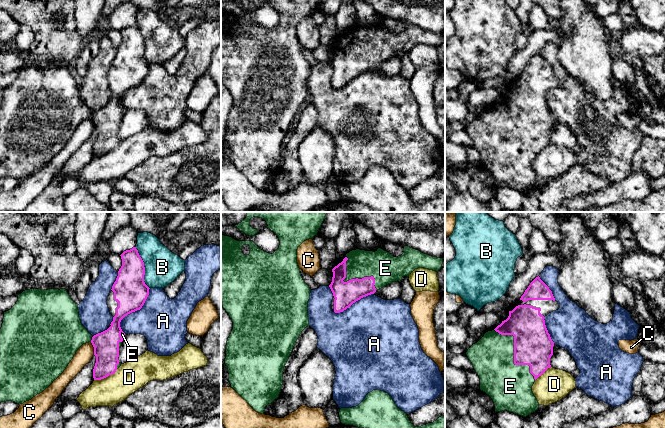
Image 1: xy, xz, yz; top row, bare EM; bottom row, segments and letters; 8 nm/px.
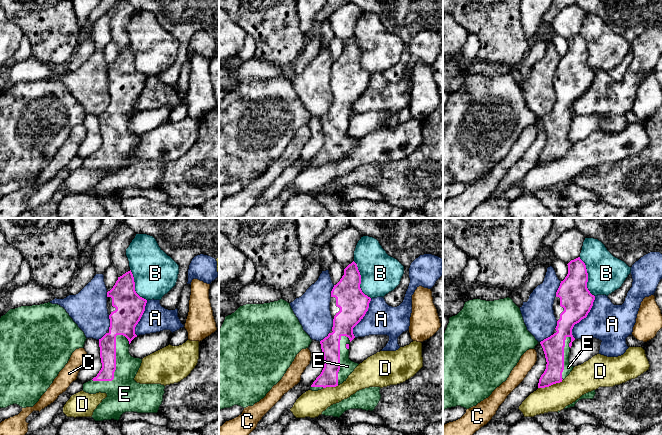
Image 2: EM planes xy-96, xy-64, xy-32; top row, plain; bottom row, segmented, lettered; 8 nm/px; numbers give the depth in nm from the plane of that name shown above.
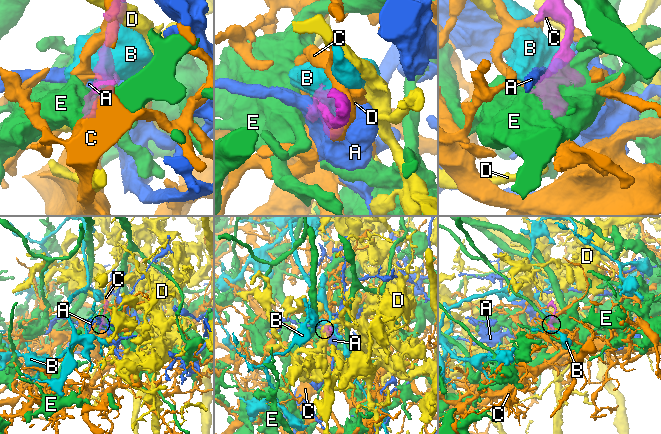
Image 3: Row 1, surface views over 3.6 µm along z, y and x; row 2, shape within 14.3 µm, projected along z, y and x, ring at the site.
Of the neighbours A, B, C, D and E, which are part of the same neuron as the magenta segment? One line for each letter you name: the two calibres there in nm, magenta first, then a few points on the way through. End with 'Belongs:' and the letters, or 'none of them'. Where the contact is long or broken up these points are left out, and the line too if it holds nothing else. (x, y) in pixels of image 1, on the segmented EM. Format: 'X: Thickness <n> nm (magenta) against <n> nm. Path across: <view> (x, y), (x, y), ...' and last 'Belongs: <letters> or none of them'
E: Thickness 320 nm (magenta) against 340 nm
Belongs: E

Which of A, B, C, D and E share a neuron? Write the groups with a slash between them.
A / B / C / D / E

